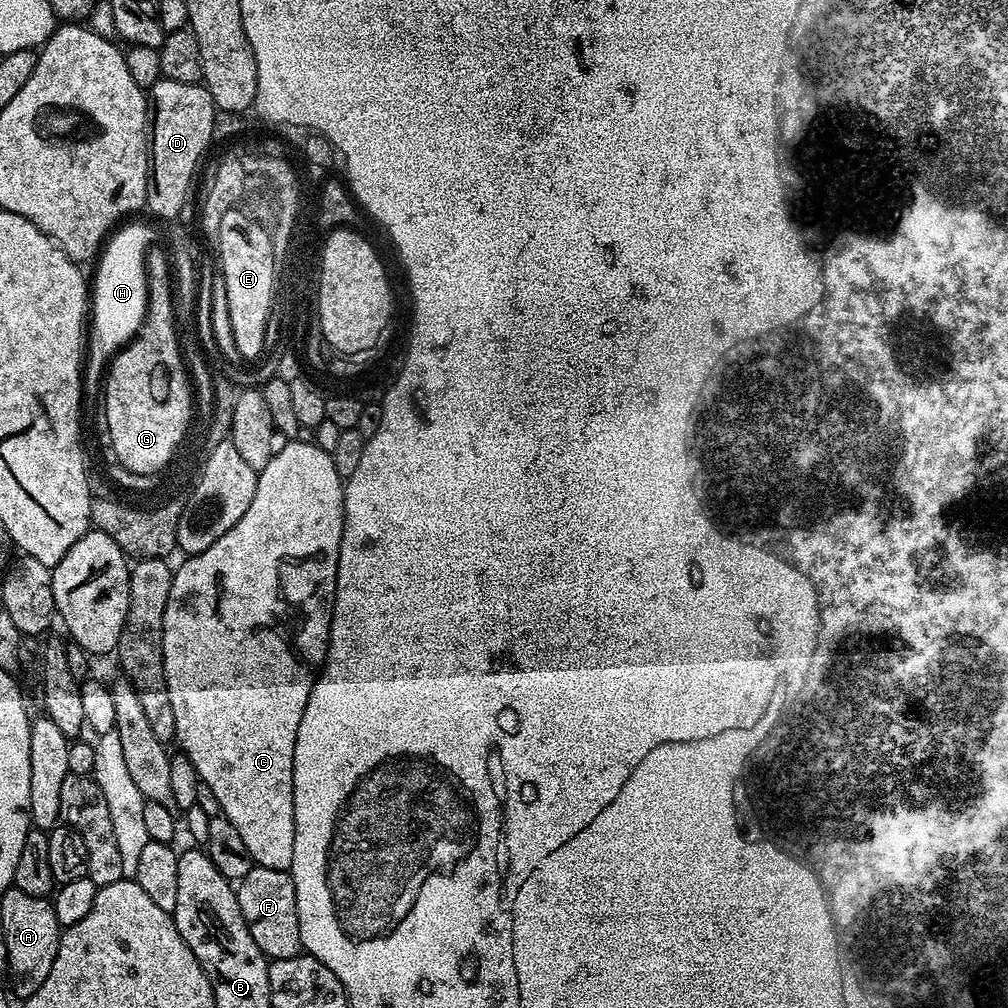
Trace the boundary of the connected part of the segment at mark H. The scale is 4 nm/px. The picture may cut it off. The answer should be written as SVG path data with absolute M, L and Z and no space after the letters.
M127 224L117 227L107 237L98 256L100 265L96 268L96 284L94 280L90 288L90 331L86 336L86 359L82 364L82 392L85 397L101 395L102 381L105 379L108 365L112 363L113 356L136 337L148 309L146 257L153 243L152 232L144 224Z

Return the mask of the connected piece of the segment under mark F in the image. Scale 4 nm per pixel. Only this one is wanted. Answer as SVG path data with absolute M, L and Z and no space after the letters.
M254 866L250 874L246 874L246 878L238 881L235 889L238 910L242 910L246 930L250 930L250 938L258 942L258 950L262 950L262 954L268 957L269 961L301 955L298 902L291 871Z

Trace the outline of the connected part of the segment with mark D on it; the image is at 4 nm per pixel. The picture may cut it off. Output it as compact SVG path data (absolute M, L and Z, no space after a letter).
M163 78L150 89L150 108L150 191L146 208L164 220L172 220L183 210L188 191L192 188L192 179L196 176L196 167L208 143L213 143L212 131L218 109L203 83L174 82Z

